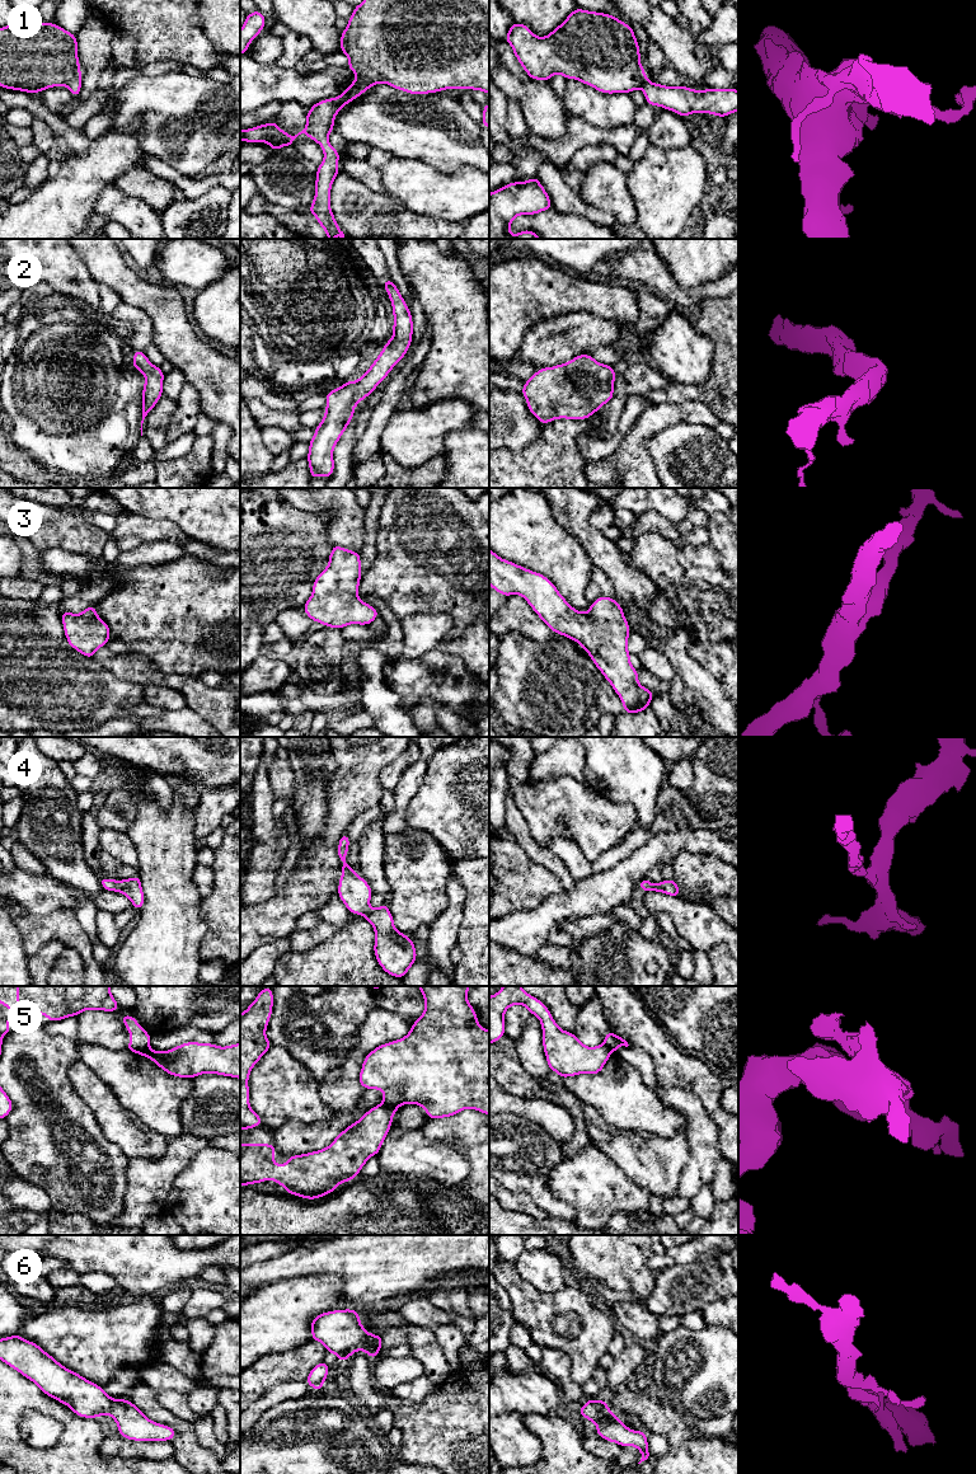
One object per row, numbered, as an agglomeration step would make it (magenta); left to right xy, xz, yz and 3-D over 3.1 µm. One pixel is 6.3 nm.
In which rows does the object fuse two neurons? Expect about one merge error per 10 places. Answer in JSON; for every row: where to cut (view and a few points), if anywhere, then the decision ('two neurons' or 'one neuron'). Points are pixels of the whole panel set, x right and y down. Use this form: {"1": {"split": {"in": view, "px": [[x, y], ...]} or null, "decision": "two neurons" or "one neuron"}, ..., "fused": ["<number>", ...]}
{"1": {"split": null, "decision": "one neuron"}, "2": {"split": null, "decision": "one neuron"}, "3": {"split": null, "decision": "one neuron"}, "4": {"split": null, "decision": "one neuron"}, "5": {"split": {"in": "xz", "px": [[383, 1101], [397, 1107]]}, "decision": "two neurons"}, "6": {"split": null, "decision": "one neuron"}, "fused": ["5"]}

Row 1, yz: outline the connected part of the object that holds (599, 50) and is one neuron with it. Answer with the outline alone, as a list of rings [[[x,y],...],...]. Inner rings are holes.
[[[576,8],[546,37],[538,37],[527,25],[513,23],[505,41],[511,44],[517,61],[532,80],[550,81],[554,74],[560,74],[567,80],[578,80],[606,94],[642,89],[646,103],[675,112],[682,118],[691,113],[709,113],[724,118],[738,112],[737,89],[694,90],[685,85],[666,86],[651,83],[640,65],[639,44],[633,28],[611,14]]]

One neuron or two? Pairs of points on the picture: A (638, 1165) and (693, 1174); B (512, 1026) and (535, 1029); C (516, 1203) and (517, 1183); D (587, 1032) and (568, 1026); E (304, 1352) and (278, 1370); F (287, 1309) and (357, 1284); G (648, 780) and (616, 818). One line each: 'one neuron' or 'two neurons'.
A: two neurons
B: two neurons
C: two neurons
D: two neurons
E: one neuron
F: two neurons
G: two neurons

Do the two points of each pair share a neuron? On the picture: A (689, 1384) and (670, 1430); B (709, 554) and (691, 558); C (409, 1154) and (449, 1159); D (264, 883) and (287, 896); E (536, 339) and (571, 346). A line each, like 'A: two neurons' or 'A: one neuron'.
A: two neurons
B: one neuron
C: one neuron
D: two neurons
E: one neuron

